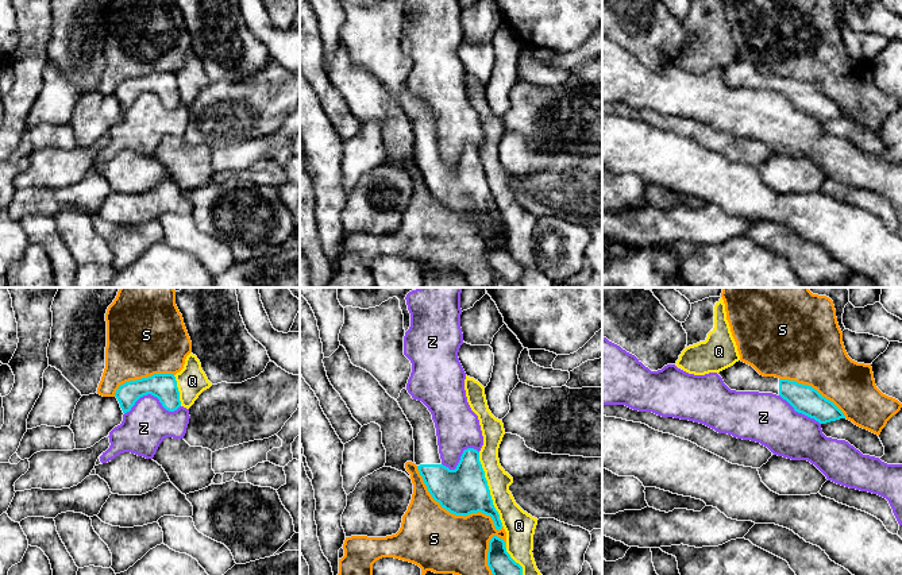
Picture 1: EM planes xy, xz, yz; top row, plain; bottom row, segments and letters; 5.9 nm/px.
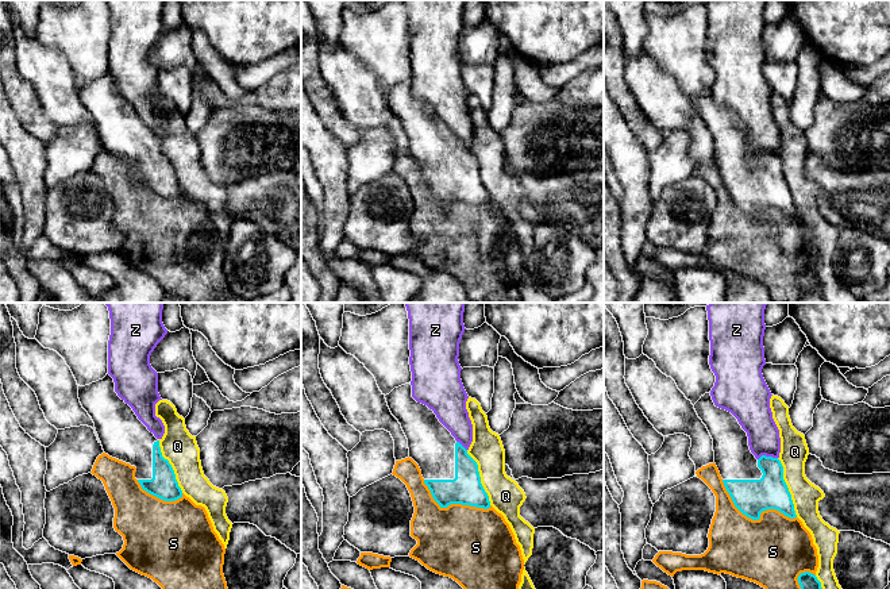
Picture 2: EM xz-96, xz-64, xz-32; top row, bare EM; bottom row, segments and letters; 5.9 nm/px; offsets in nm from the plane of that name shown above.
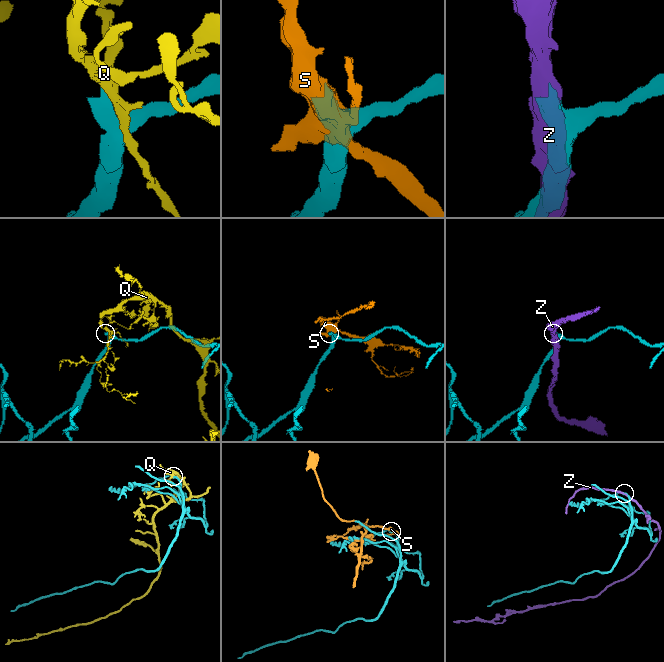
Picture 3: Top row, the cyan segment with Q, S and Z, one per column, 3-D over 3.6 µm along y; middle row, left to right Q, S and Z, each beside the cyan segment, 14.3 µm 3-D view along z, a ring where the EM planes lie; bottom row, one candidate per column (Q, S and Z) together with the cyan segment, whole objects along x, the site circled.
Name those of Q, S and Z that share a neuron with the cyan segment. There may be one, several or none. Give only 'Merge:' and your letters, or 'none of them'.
Merge: none of them

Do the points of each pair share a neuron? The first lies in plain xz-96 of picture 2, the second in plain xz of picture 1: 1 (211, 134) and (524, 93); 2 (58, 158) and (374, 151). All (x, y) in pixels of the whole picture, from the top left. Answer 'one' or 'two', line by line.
1: one
2: one

